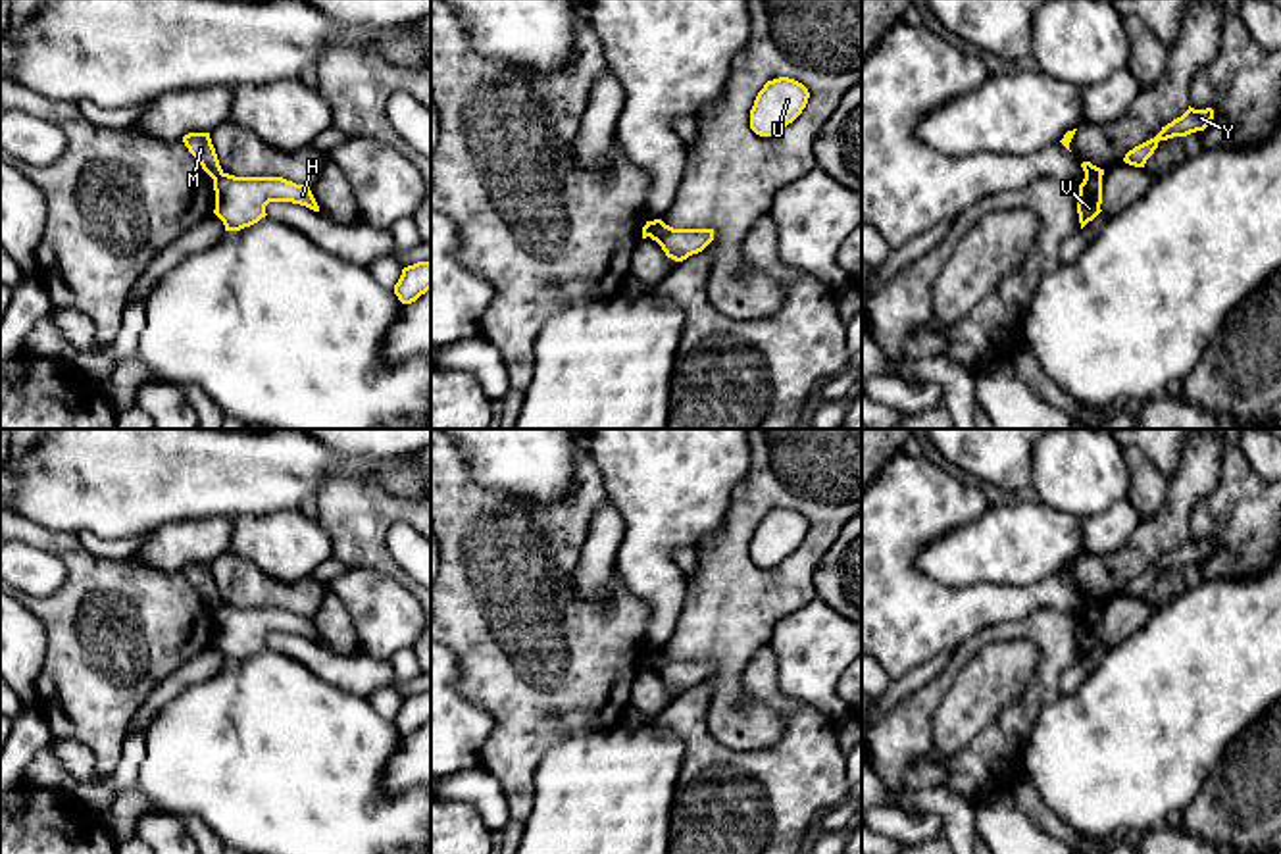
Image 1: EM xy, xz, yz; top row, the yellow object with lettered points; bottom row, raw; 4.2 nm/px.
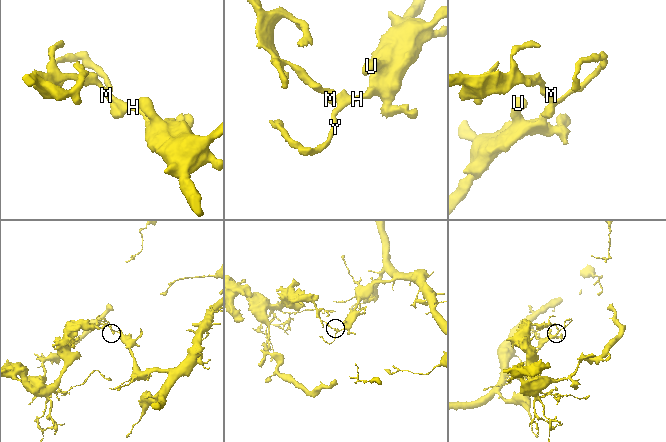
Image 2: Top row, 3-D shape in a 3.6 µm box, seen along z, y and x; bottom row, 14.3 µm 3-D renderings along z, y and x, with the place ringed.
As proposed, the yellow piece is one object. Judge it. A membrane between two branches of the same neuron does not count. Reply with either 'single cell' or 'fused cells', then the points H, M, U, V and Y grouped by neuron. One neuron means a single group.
fused cells; H U V Y / M

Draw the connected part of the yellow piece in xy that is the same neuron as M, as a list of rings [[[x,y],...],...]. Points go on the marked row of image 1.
[[[188,133],[183,142],[212,179],[223,175],[210,133]]]

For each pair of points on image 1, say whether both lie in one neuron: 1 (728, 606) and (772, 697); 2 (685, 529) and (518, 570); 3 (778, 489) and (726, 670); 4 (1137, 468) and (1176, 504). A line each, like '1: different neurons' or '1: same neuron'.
1: different neurons
2: different neurons
3: same neuron
4: different neurons

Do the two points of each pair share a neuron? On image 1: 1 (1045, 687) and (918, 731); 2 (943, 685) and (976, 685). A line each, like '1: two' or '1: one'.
1: one
2: two

